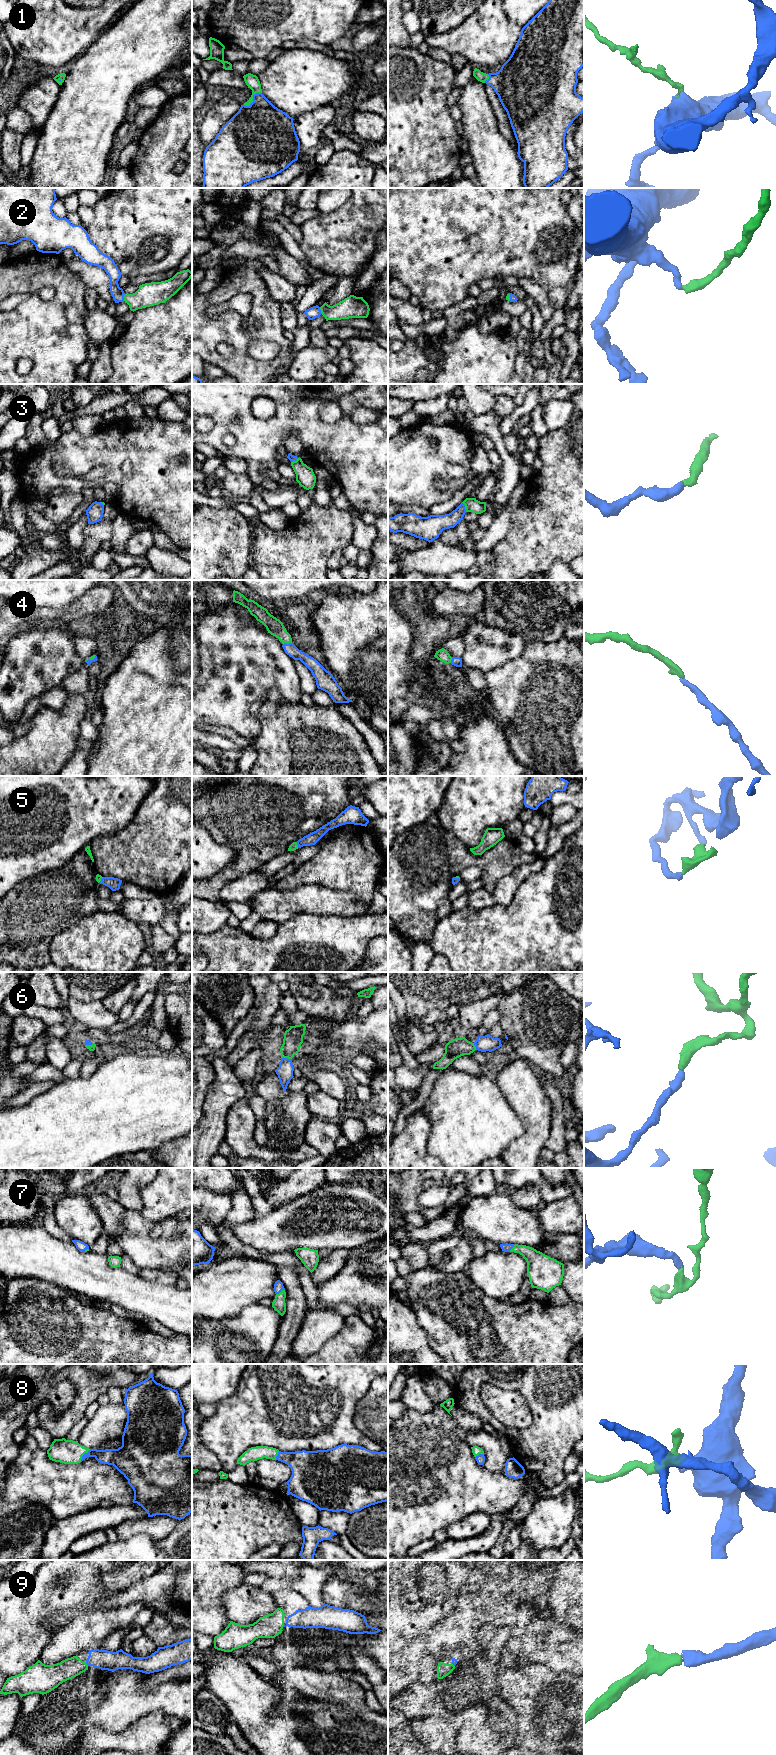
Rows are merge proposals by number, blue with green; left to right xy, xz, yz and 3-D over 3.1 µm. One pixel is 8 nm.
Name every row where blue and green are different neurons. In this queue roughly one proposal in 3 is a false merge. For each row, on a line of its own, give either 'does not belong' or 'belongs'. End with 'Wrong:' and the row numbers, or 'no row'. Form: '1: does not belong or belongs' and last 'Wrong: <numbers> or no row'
1: belongs
2: belongs
3: belongs
4: belongs
5: belongs
6: belongs
7: belongs
8: belongs
9: belongs
Wrong: no row

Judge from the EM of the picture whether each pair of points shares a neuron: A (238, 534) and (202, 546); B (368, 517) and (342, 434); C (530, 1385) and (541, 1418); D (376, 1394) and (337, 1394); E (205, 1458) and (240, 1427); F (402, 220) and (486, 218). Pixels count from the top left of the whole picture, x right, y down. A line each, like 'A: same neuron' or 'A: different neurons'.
A: same neuron
B: different neurons
C: same neuron
D: different neurons
E: different neurons
F: same neuron

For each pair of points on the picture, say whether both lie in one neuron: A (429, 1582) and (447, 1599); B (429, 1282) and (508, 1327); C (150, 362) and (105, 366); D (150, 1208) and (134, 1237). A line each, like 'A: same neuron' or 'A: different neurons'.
A: different neurons
B: same neuron
C: different neurons
D: different neurons

